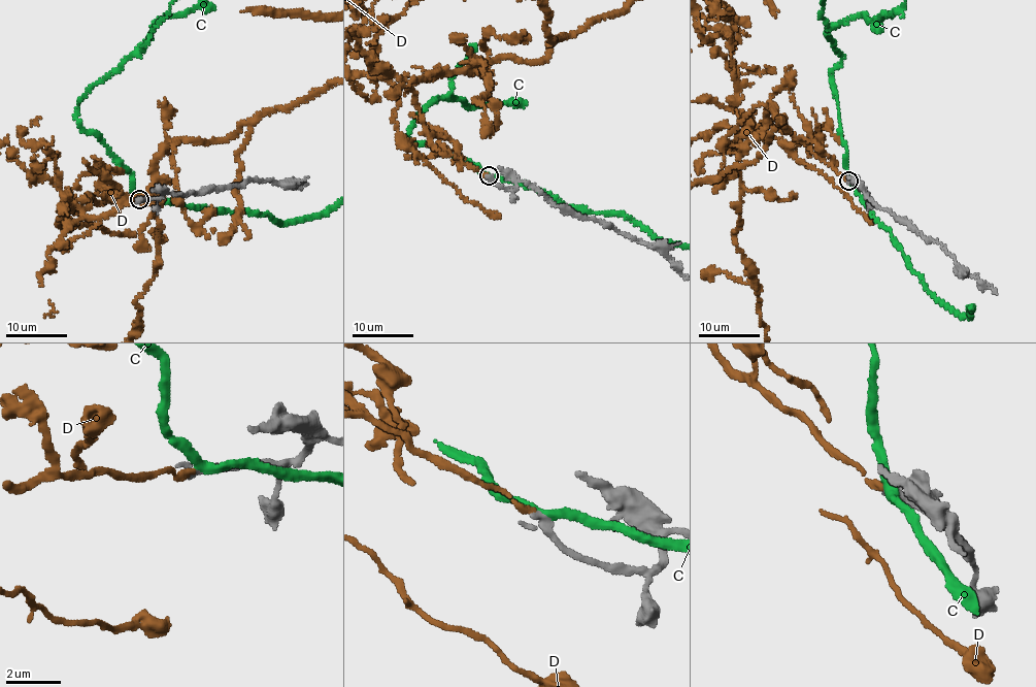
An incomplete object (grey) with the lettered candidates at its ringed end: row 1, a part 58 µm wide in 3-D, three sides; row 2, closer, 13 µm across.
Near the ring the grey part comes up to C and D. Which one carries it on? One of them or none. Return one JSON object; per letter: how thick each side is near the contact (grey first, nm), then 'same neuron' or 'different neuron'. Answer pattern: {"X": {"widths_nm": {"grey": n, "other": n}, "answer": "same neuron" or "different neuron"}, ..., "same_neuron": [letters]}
{"C": {"widths_nm": {"grey": 340, "other": 320}, "answer": "different neuron"}, "D": {"widths_nm": {"grey": 320, "other": 240}, "answer": "same neuron"}, "same_neuron": ["D"]}

